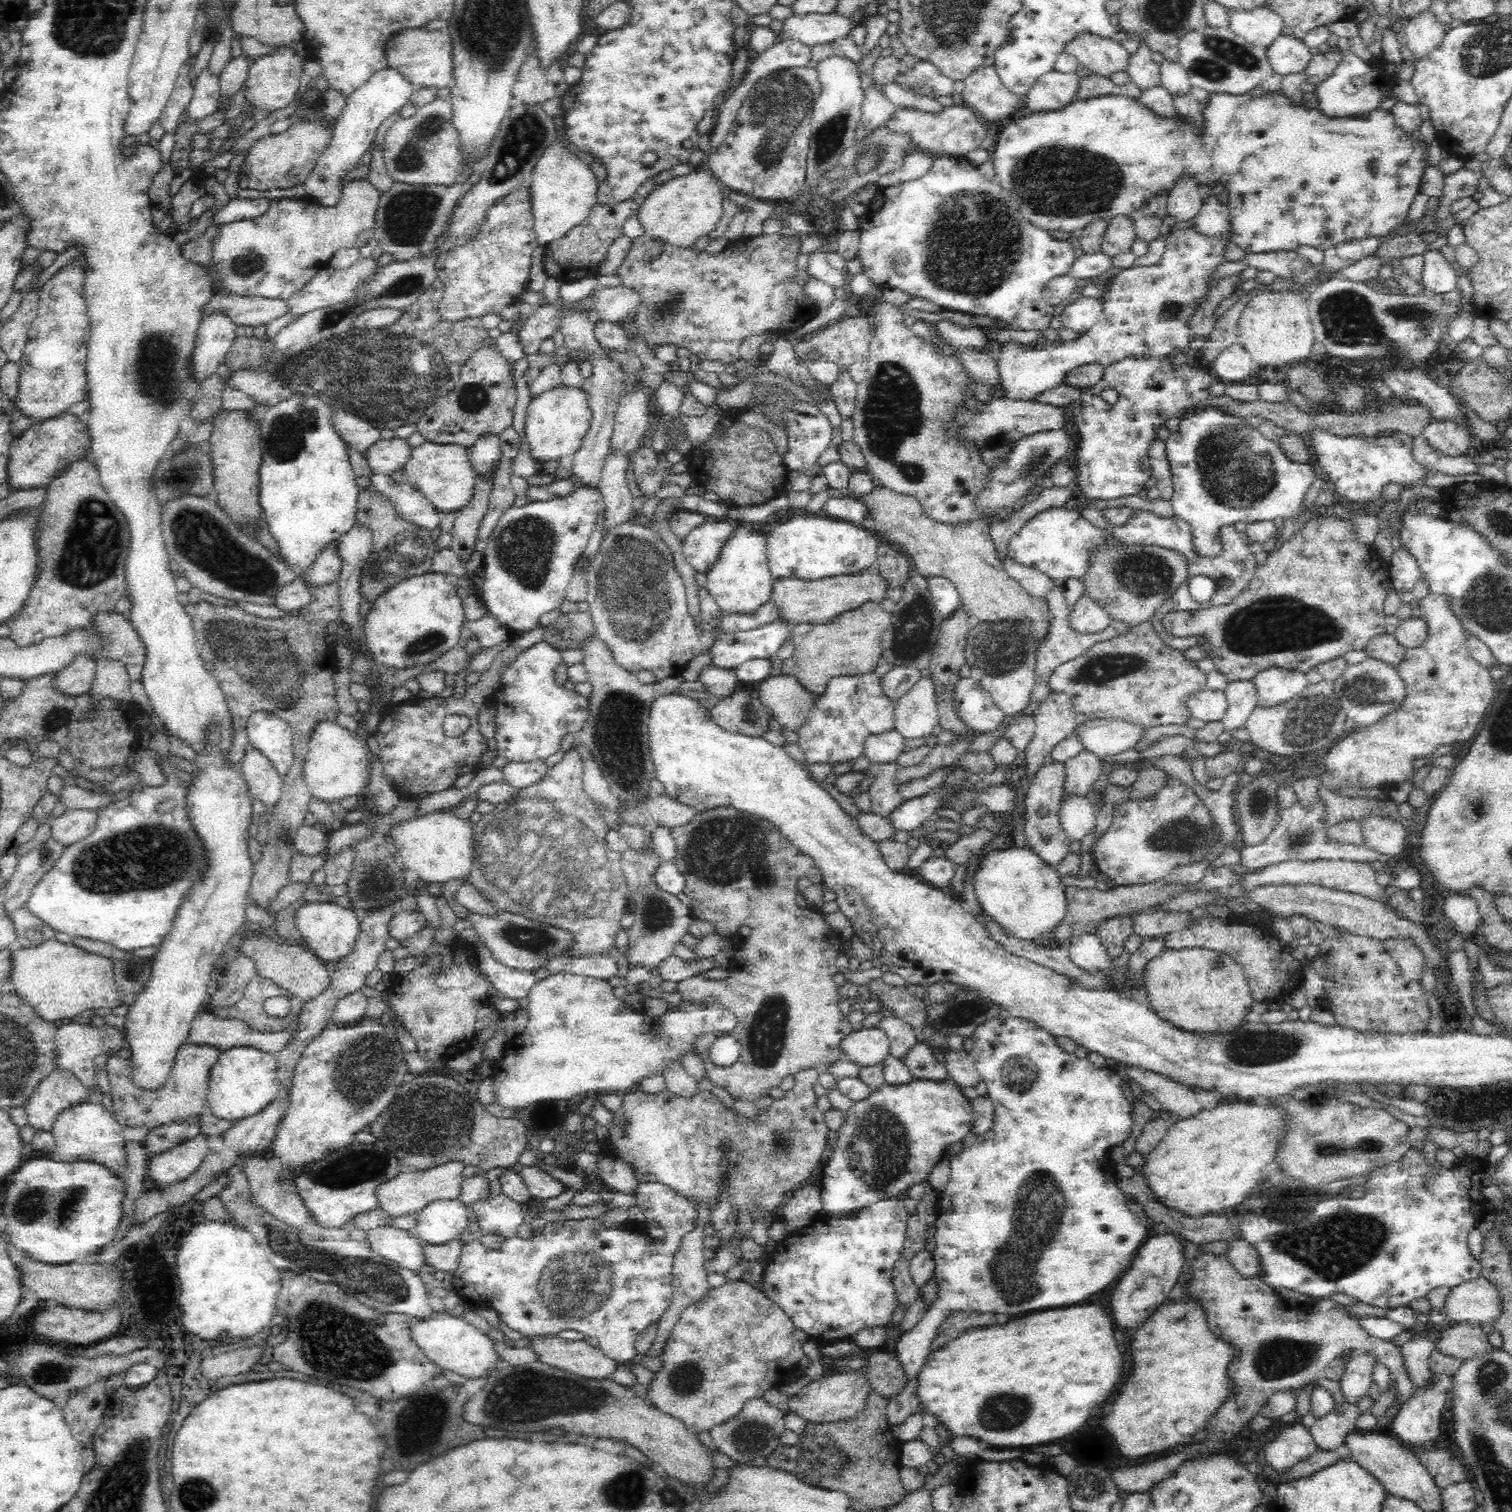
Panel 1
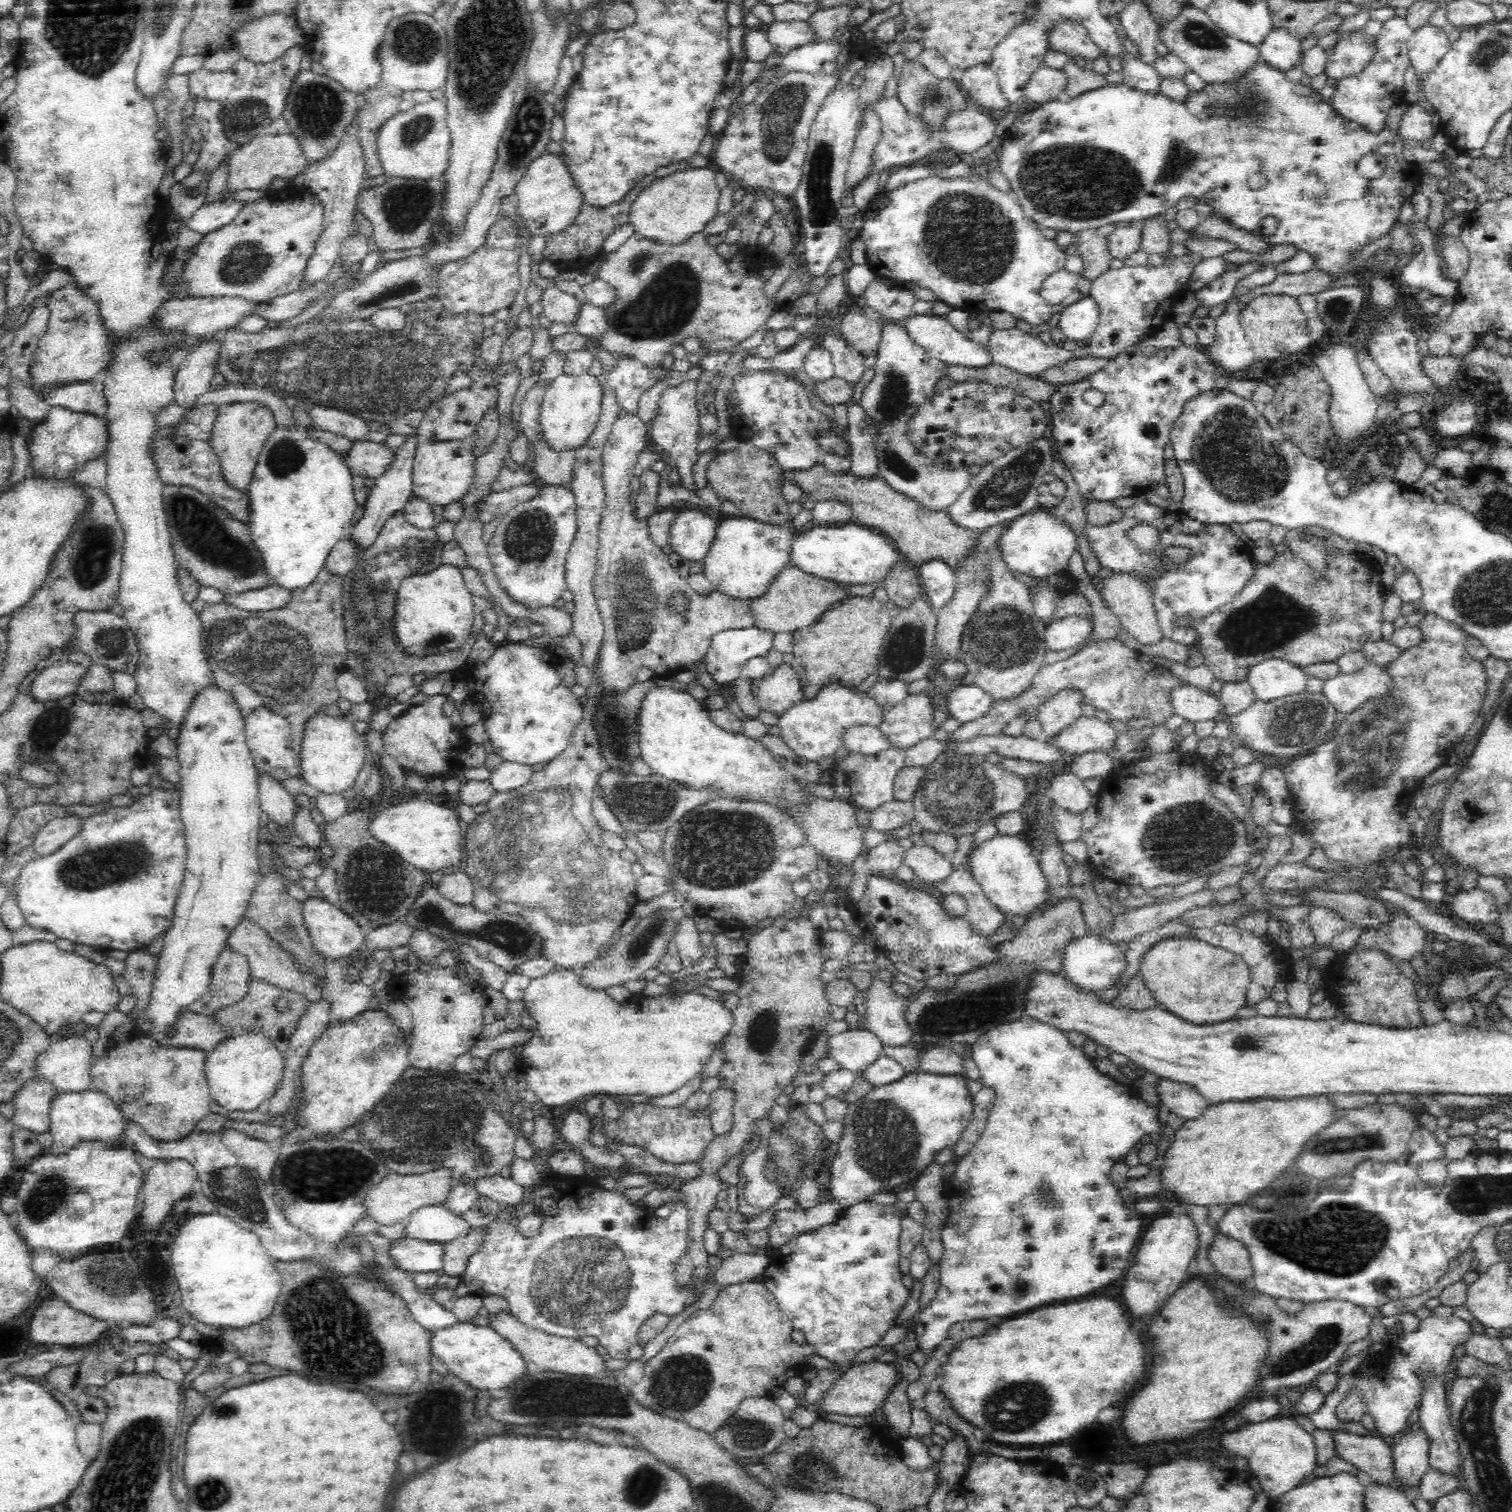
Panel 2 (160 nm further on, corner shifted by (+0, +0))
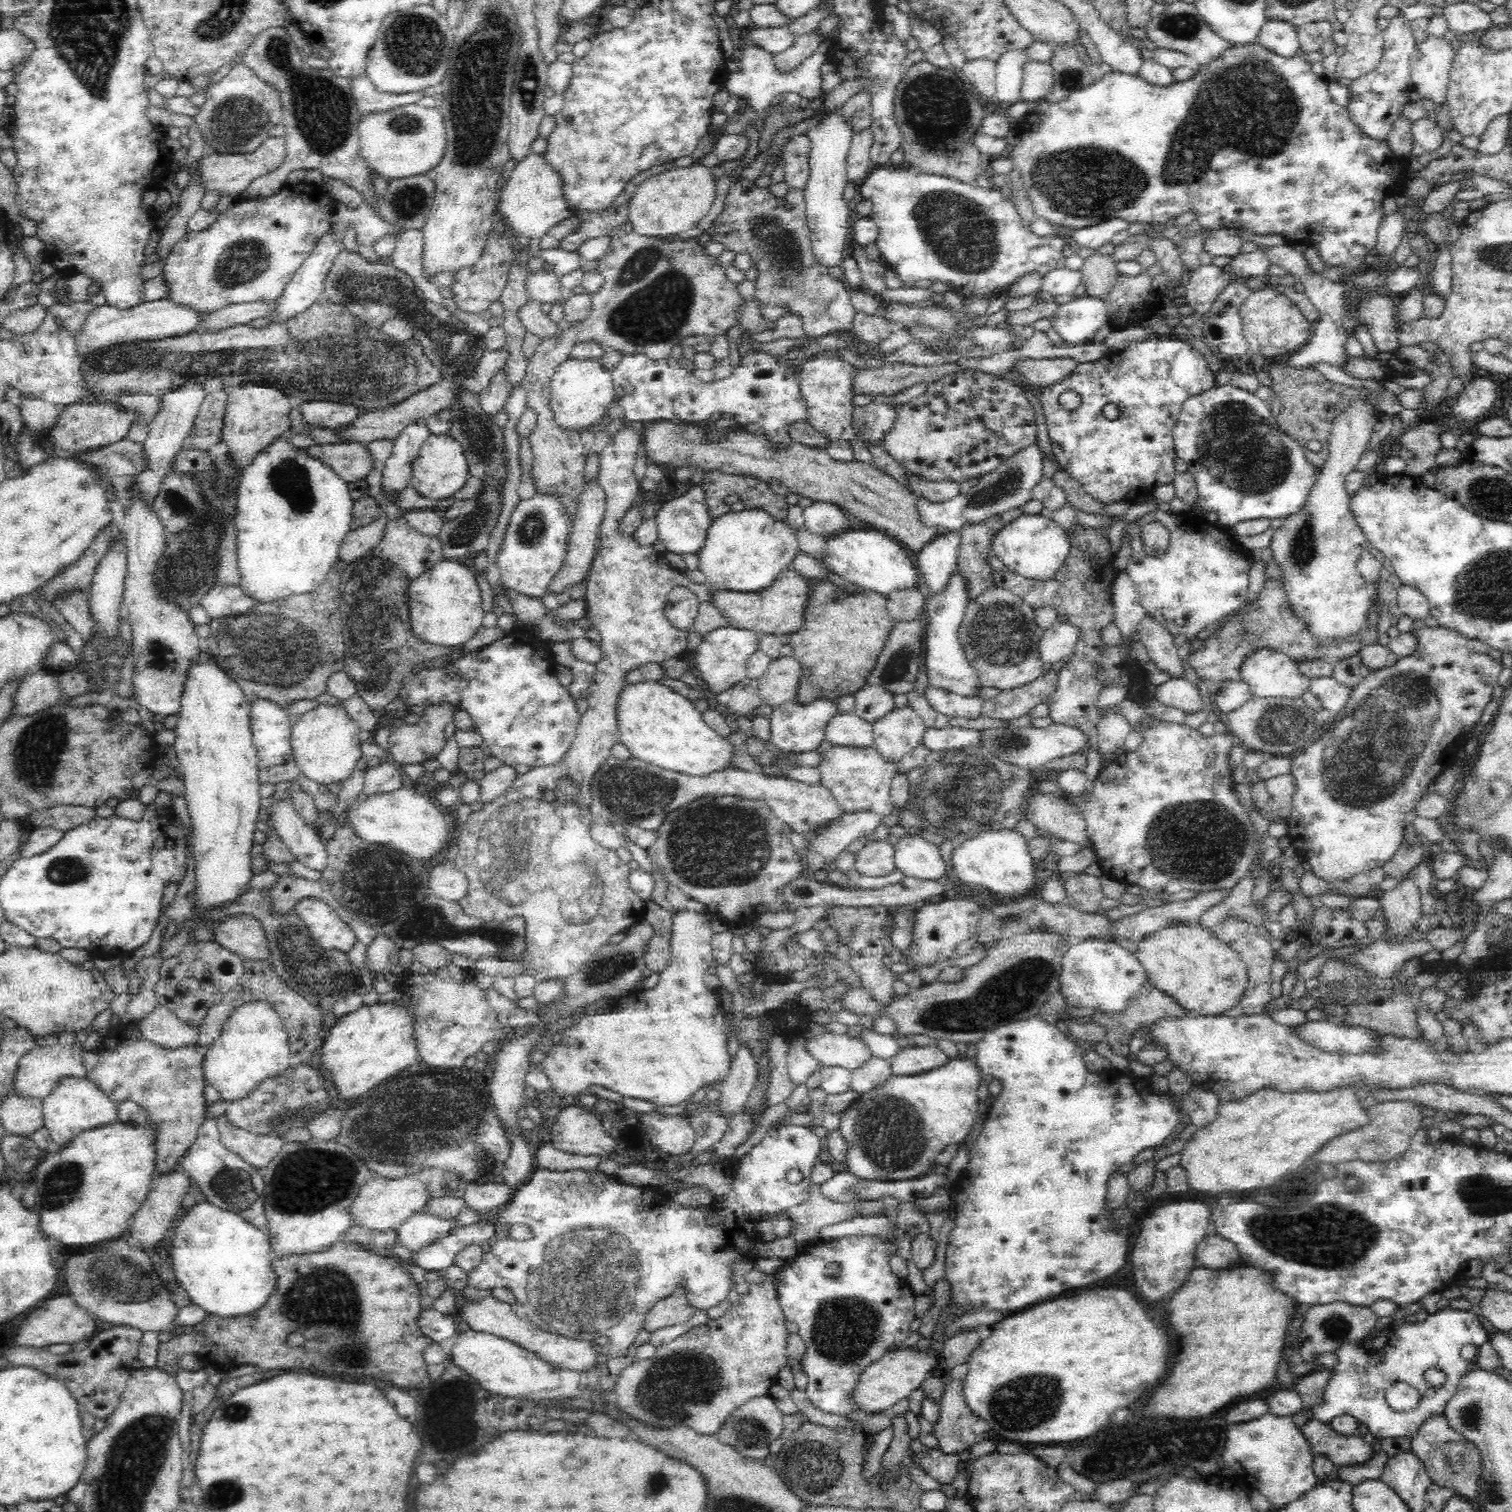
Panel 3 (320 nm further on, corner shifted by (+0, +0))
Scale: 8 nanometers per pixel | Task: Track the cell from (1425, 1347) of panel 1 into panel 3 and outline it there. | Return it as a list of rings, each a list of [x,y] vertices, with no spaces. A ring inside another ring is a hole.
[[[1444,1409],[1425,1418],[1418,1426],[1418,1432],[1411,1439],[1411,1451],[1424,1463],[1431,1482],[1450,1487],[1456,1491],[1456,1494],[1474,1503],[1479,1490],[1477,1480],[1481,1467],[1481,1456],[1477,1446],[1468,1443],[1466,1439],[1451,1428]]]

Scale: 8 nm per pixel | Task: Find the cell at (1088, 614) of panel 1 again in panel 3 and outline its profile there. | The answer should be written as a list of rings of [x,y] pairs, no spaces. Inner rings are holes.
[[[1057,620],[1050,628],[1043,630],[1038,650],[1042,662],[1053,664],[1066,660],[1072,654],[1078,638],[1078,626]]]

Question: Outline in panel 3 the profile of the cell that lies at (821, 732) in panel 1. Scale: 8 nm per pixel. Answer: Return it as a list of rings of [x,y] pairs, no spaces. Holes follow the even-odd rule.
[[[818,698],[806,705],[796,701],[784,704],[774,709],[769,718],[770,740],[784,754],[814,752],[825,742],[829,723],[838,715],[844,714],[834,699]]]

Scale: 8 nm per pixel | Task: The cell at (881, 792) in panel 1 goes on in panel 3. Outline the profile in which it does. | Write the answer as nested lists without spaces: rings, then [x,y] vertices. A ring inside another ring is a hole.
[[[833,747],[826,755],[822,755],[818,769],[820,769],[820,777],[822,777],[820,784],[832,793],[845,814],[866,811],[887,817],[893,812],[895,806],[891,801],[891,780],[898,773],[898,764],[885,760],[875,747]]]

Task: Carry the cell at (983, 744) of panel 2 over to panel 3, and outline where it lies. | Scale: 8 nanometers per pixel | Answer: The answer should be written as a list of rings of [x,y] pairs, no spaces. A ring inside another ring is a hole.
[[[949,725],[946,729],[926,730],[922,744],[929,751],[964,749],[970,746],[981,746],[983,731]]]

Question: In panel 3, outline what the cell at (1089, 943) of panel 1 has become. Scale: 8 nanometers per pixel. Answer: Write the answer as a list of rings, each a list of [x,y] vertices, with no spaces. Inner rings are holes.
[[[1104,939],[1092,940],[1072,940],[1067,947],[1065,956],[1061,963],[1061,974],[1059,993],[1066,1001],[1068,1012],[1072,1008],[1090,1008],[1092,1010],[1118,1011],[1132,998],[1133,994],[1140,990],[1141,986],[1146,982],[1147,975],[1140,965],[1135,954],[1124,949],[1120,941],[1105,941]]]

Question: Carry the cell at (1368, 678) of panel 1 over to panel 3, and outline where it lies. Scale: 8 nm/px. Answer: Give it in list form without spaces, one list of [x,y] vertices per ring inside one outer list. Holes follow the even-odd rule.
[[[1333,677],[1310,680],[1309,691],[1319,699],[1323,709],[1336,716],[1352,697],[1353,688],[1338,682]]]

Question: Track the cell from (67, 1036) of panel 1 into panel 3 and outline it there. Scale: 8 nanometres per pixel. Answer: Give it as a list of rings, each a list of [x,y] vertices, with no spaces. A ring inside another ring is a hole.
[[[76,1041],[72,1044],[58,1042],[31,1050],[26,1056],[22,1056],[18,1064],[15,1092],[30,1098],[45,1099],[61,1081],[86,1078],[87,1071],[82,1059],[84,1058],[84,1049],[84,1044]]]

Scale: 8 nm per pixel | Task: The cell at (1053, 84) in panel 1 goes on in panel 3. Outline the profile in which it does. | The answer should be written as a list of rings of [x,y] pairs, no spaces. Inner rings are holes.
[[[1028,61],[1024,65],[1021,100],[1037,103],[1045,99],[1054,86],[1054,71],[1048,62]]]

